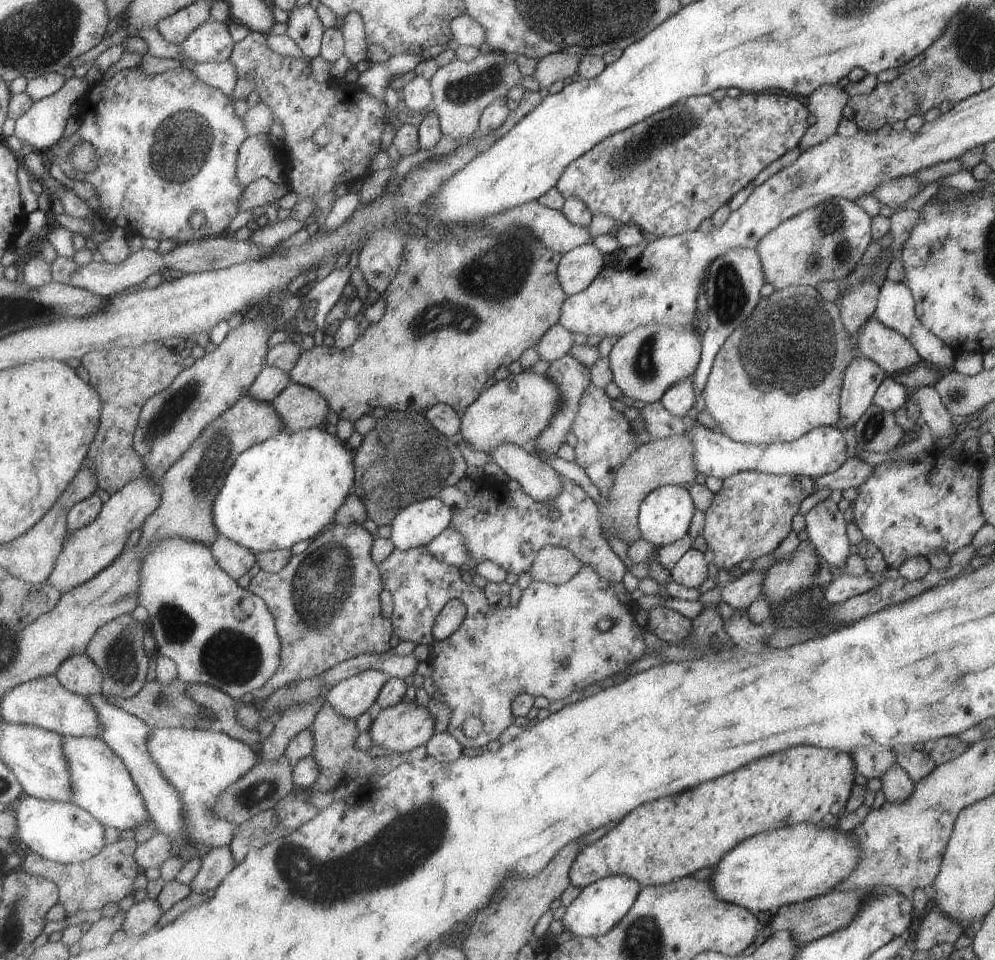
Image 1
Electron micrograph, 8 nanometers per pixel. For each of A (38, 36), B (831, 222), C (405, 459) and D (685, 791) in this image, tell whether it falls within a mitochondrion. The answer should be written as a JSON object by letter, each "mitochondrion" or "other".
{"A":"mitochondrion","B":"mitochondrion","C":"mitochondrion","D":"other"}

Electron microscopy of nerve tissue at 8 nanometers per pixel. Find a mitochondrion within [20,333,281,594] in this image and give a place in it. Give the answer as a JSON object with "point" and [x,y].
{"point":[216,456]}

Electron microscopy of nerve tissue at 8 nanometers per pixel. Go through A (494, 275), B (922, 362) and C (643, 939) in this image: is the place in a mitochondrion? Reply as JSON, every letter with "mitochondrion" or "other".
{"A":"mitochondrion","B":"other","C":"mitochondrion"}

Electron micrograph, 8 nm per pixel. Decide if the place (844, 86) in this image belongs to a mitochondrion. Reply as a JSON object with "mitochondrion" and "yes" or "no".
{"mitochondrion":"no"}

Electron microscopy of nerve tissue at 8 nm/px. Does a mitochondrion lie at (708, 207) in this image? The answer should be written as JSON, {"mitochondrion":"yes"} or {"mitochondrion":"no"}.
{"mitochondrion":"no"}

